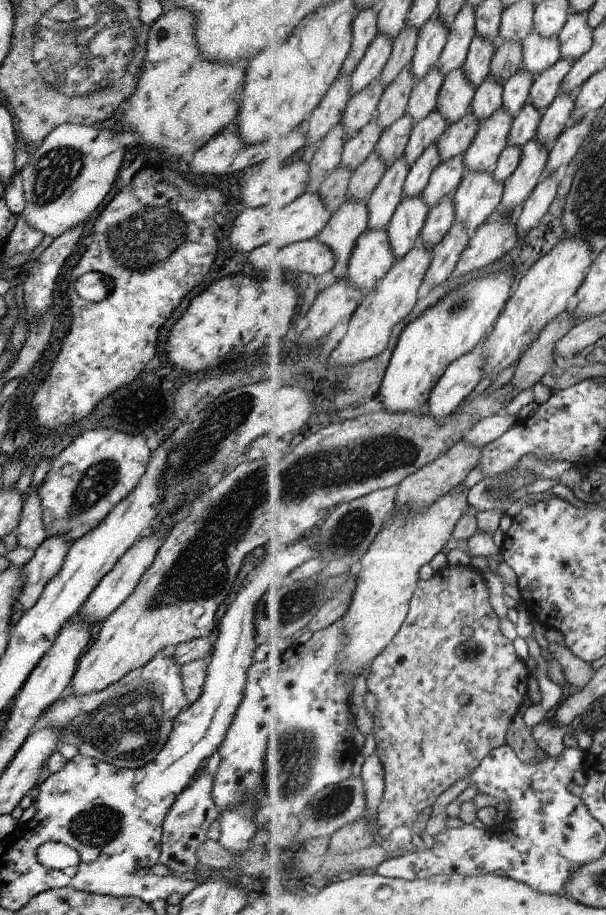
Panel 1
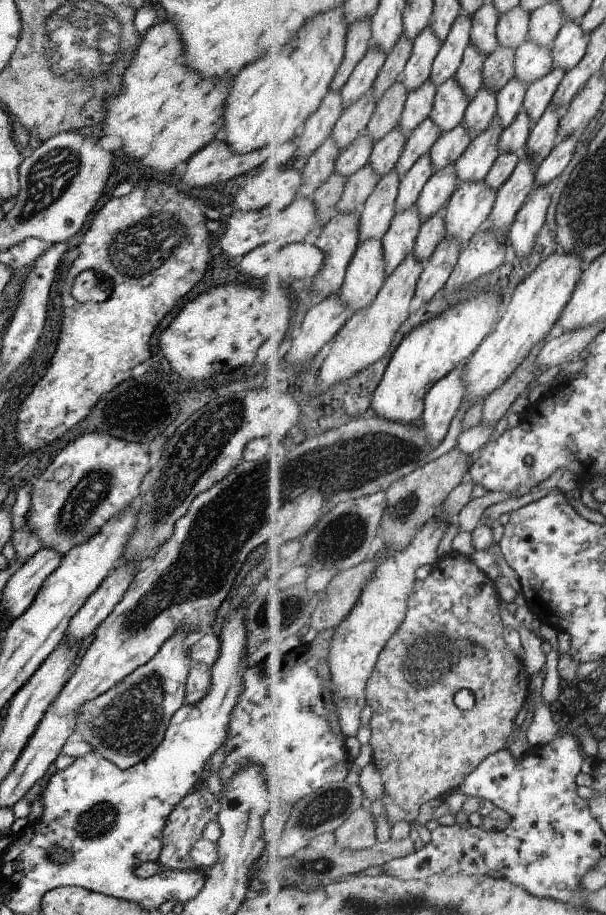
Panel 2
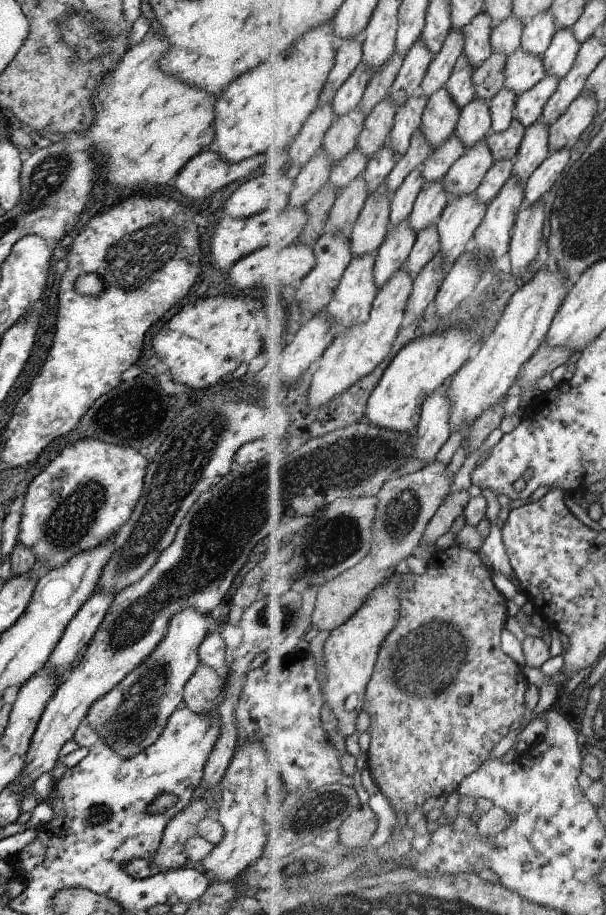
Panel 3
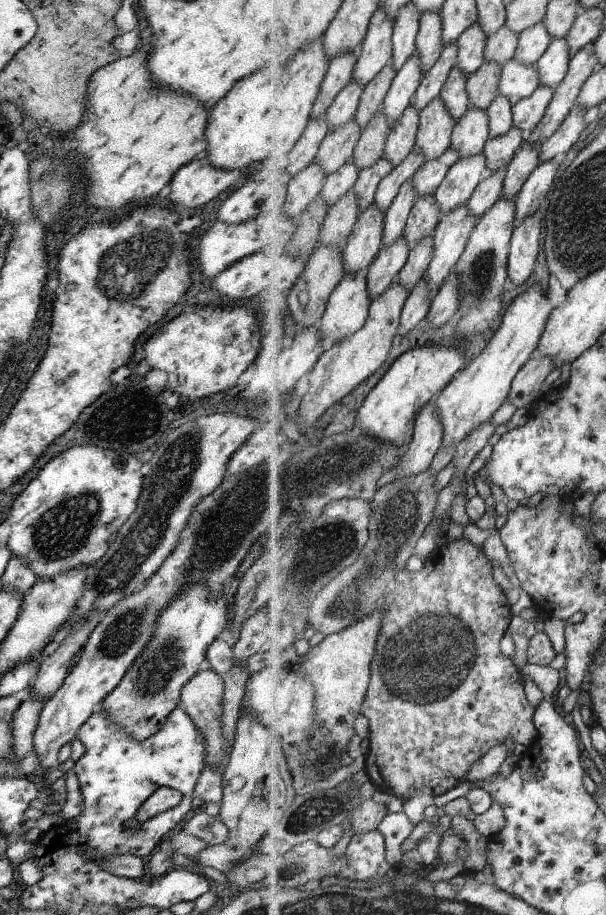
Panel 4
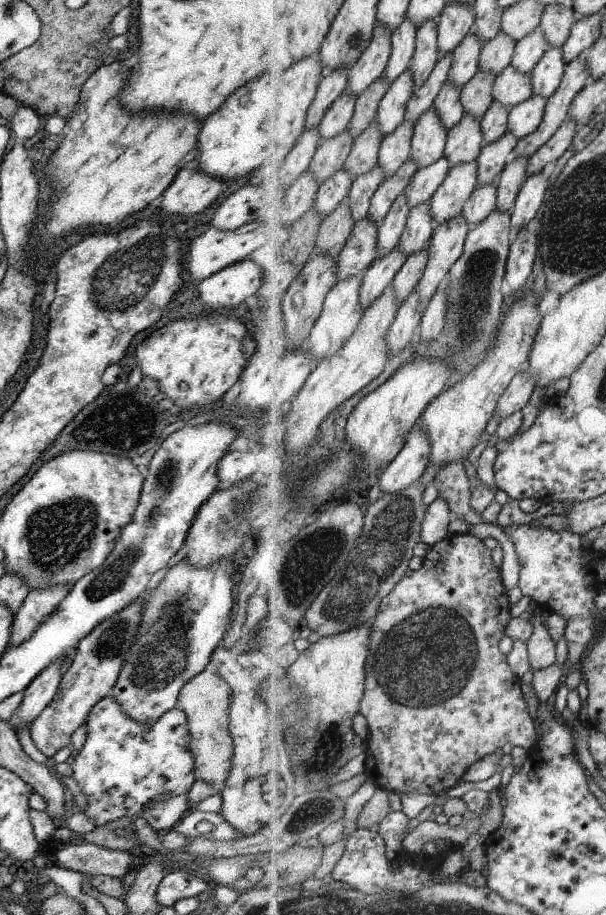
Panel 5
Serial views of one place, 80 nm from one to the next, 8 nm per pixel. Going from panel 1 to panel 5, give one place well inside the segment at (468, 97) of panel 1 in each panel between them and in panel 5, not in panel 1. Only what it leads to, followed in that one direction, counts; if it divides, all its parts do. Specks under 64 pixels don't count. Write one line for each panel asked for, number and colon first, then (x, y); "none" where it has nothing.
2: (451, 102)
3: (441, 117)
4: (434, 137)
5: (429, 142)

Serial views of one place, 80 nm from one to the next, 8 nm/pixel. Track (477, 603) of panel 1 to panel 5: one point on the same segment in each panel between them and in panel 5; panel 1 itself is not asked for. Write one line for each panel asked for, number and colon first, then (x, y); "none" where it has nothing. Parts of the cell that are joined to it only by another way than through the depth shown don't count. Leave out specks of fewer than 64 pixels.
2: (452, 638)
3: (424, 742)
4: (442, 695)
5: (441, 695)

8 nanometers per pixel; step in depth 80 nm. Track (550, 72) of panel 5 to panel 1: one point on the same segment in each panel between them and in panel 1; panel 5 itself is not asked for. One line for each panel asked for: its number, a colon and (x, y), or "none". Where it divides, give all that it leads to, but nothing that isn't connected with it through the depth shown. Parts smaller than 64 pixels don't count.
1: (577, 37)
2: (572, 42)
3: (562, 54)
4: (553, 65)

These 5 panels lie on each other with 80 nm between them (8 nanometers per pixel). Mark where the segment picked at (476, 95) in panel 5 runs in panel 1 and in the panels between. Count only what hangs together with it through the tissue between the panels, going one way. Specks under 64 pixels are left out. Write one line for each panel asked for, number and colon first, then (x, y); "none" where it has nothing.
1: (509, 57)
2: (500, 67)
3: (490, 77)
4: (483, 86)

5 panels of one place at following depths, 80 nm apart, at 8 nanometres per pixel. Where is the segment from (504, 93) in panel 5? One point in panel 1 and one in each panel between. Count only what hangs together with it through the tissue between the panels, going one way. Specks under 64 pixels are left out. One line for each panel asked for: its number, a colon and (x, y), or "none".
1: (540, 53)
2: (533, 61)
3: (525, 70)
4: (519, 80)

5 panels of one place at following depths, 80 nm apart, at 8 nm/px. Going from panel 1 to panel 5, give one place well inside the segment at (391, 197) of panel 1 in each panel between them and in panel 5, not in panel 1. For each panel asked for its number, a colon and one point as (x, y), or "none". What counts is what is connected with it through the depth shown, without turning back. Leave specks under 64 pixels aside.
2: (377, 214)
3: (371, 229)
4: (366, 239)
5: (361, 250)

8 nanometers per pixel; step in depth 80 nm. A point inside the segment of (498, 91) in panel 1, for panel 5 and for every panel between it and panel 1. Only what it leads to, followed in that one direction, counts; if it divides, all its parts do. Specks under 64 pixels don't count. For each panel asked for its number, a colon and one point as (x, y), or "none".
2: (482, 109)
3: (475, 124)
4: (472, 130)
5: (465, 141)

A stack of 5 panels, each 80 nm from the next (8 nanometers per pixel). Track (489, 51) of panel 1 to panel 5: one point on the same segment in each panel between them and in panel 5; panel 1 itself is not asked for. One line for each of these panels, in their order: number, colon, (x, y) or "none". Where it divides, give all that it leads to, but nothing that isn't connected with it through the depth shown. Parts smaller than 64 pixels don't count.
2: (470, 75)
3: (462, 86)
4: (455, 95)
5: (449, 104)

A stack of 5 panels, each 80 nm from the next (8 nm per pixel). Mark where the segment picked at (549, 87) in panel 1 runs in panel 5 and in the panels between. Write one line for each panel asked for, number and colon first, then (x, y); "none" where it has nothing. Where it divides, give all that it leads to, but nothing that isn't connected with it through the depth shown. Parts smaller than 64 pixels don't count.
2: (540, 94)
3: (530, 106)
4: (528, 112)
5: (525, 119)

